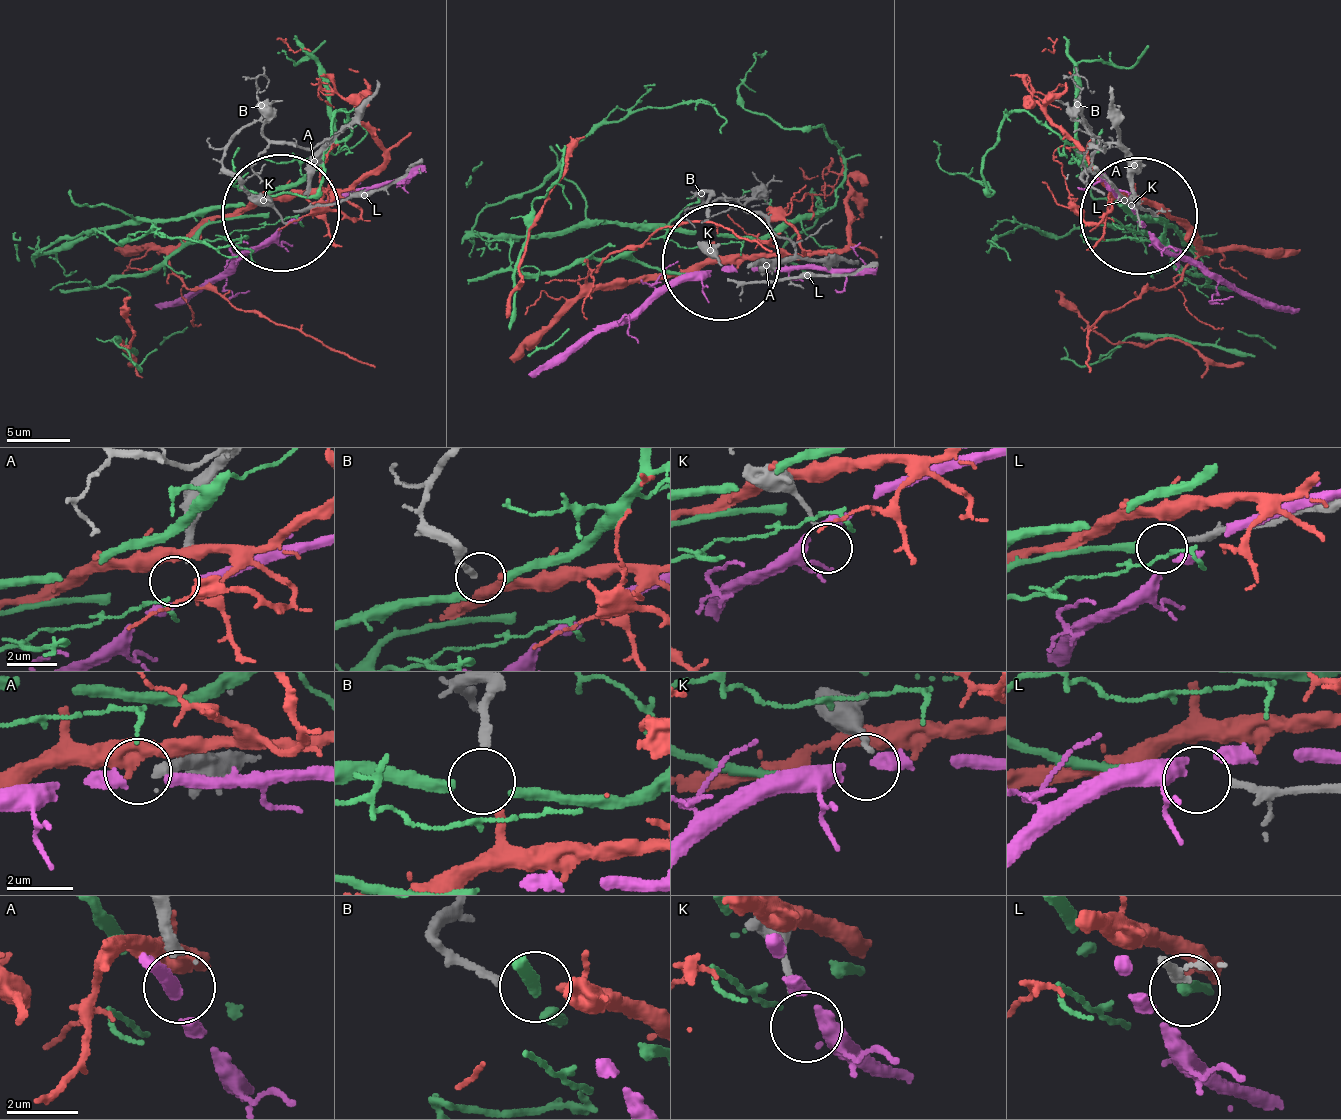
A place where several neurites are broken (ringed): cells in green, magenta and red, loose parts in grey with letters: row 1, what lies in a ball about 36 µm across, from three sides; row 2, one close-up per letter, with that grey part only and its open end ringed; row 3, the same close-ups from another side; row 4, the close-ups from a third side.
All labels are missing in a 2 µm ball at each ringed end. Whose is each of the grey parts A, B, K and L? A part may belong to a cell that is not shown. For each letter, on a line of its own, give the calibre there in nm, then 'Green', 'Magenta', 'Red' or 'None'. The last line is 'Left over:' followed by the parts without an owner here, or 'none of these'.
A: Thickness 260 nm. Magenta
B: Thickness 240 nm. Red
K: Thickness 140 nm. None
L: Thickness 200 nm. Green
Left over: K

